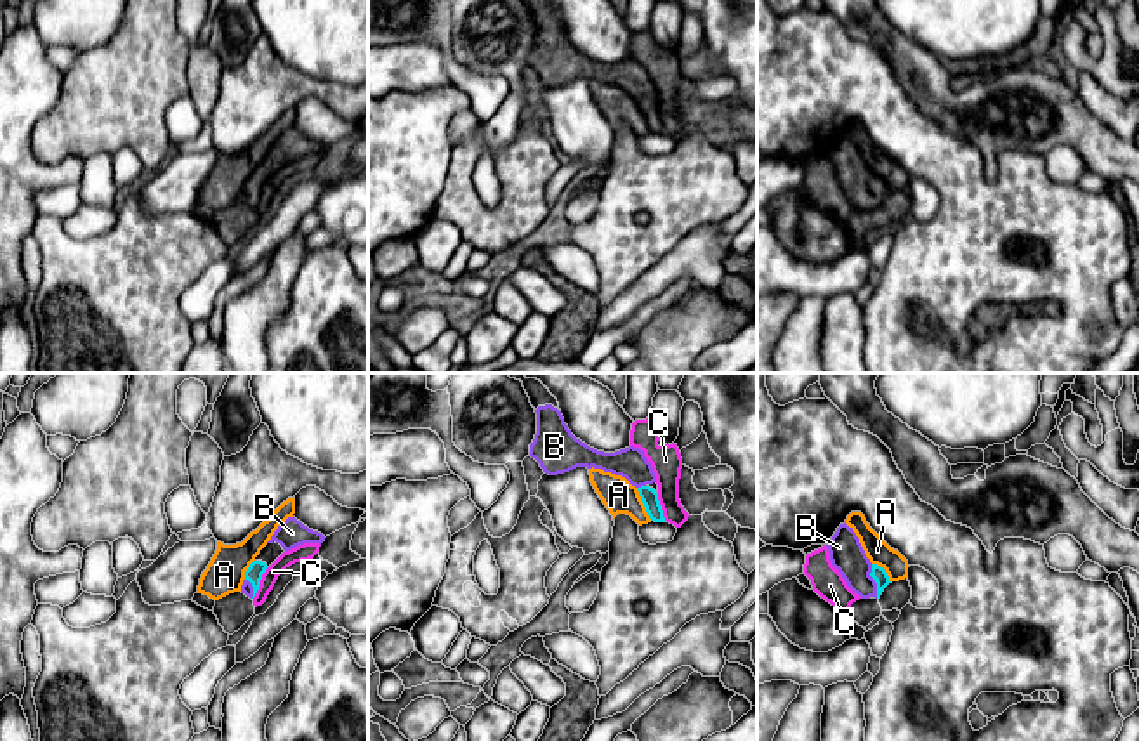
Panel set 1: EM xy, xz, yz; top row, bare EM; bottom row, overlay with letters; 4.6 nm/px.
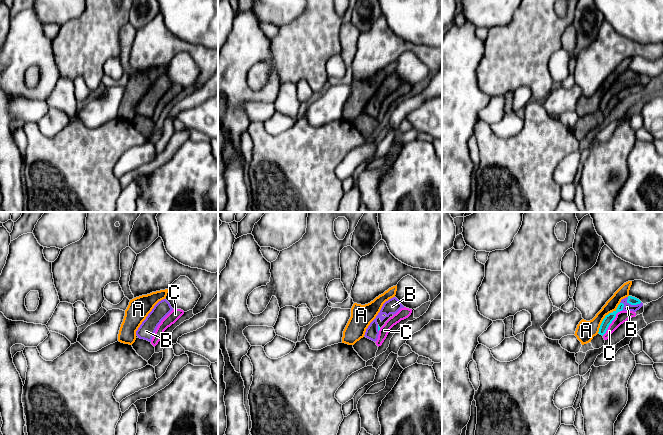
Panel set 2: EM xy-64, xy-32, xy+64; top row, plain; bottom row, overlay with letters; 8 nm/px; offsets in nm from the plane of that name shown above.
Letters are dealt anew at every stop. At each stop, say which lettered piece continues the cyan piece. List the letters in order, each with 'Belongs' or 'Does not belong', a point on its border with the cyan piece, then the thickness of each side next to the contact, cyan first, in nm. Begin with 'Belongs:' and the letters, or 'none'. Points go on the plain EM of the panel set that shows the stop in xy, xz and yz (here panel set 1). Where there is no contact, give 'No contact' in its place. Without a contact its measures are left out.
Belongs: B
A: Does not belong. Touches cyan at xz (643, 113). Thickness 80 nm (cyan) against 160 nm
B: Belongs. Touches cyan at yz (875, 193). Thickness 70 nm (cyan) against 160 nm
C: Does not belong. Touches cyan at xy (259, 195). Thickness 80 nm (cyan) against 80 nm

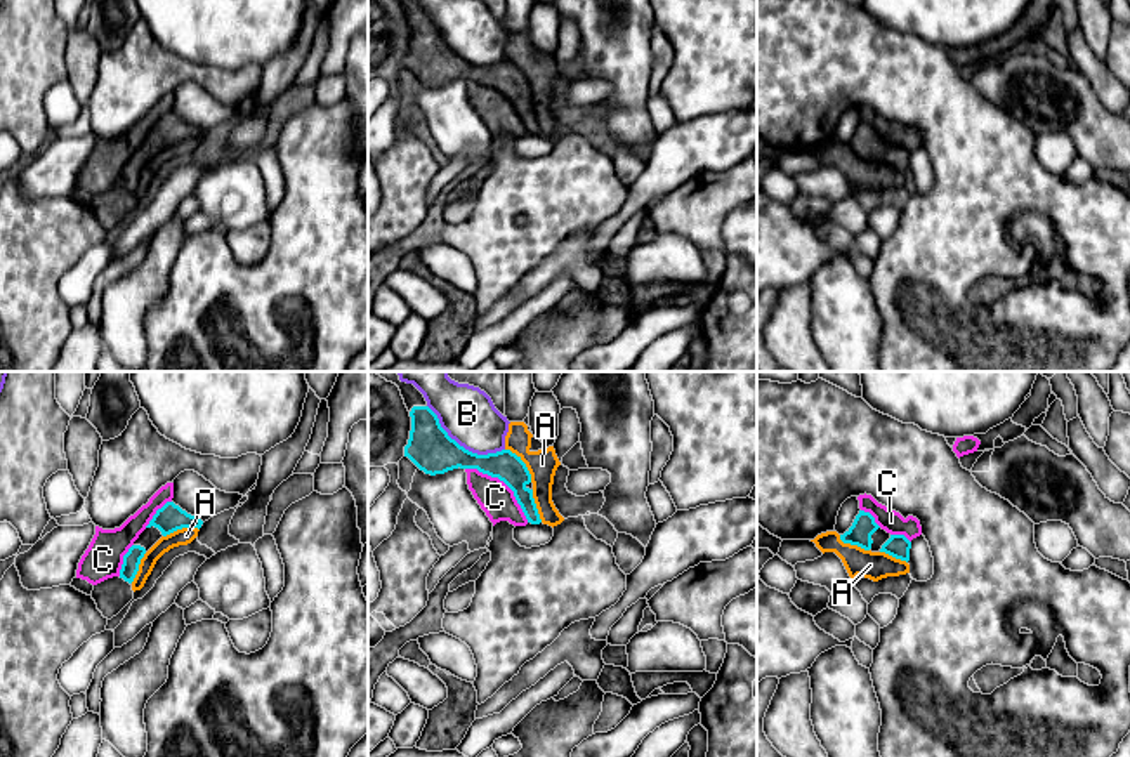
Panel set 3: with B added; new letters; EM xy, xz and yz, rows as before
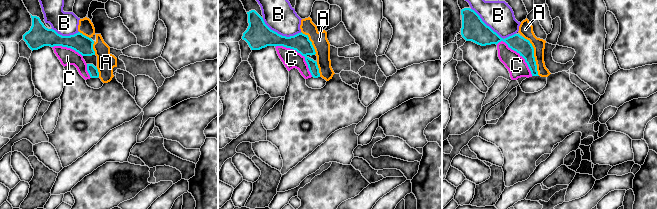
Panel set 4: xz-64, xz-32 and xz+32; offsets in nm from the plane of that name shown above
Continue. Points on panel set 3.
Belongs: none
A: Does not belong. Touches cyan at xz (525, 75). Thickness 140 nm (cyan) against 140 nm
B: Does not belong. Touches cyan at xz (462, 58). Thickness 200 nm (cyan) against 260 nm
C: Does not belong. Touches cyan at xz (504, 92). Thickness 140 nm (cyan) against 160 nm

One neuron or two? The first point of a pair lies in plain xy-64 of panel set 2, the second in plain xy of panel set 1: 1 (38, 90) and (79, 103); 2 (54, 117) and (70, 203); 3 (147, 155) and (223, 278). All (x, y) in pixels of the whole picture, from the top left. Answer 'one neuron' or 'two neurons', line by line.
1: two neurons
2: two neurons
3: one neuron

